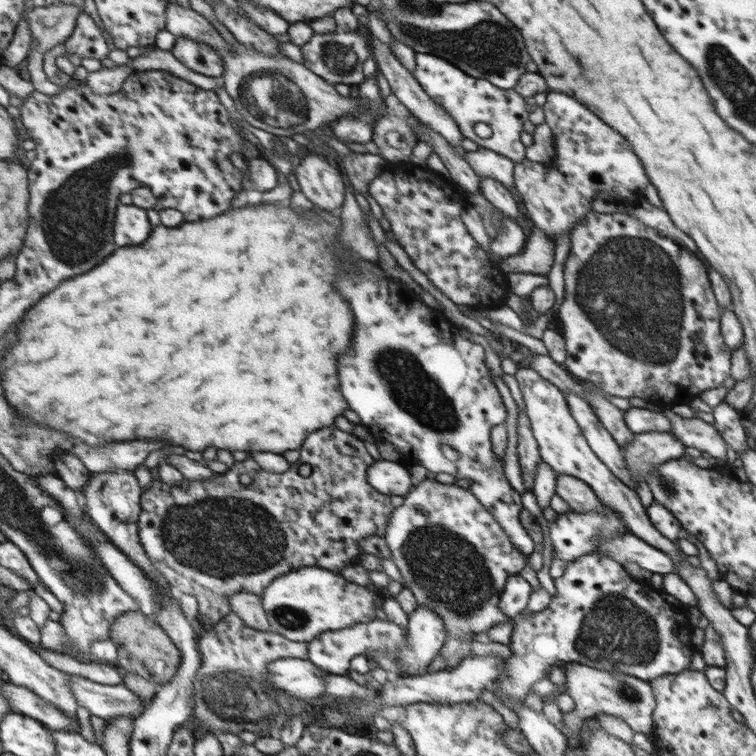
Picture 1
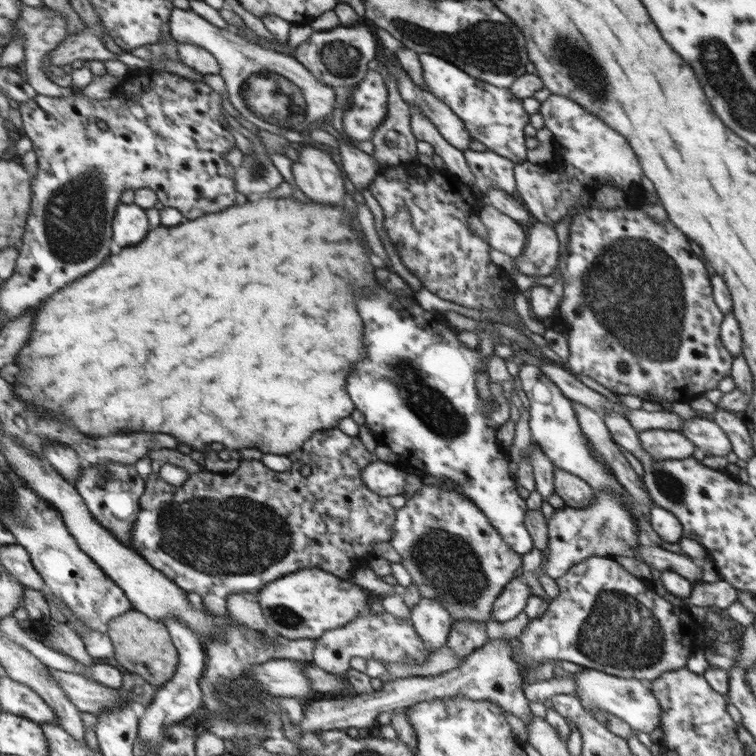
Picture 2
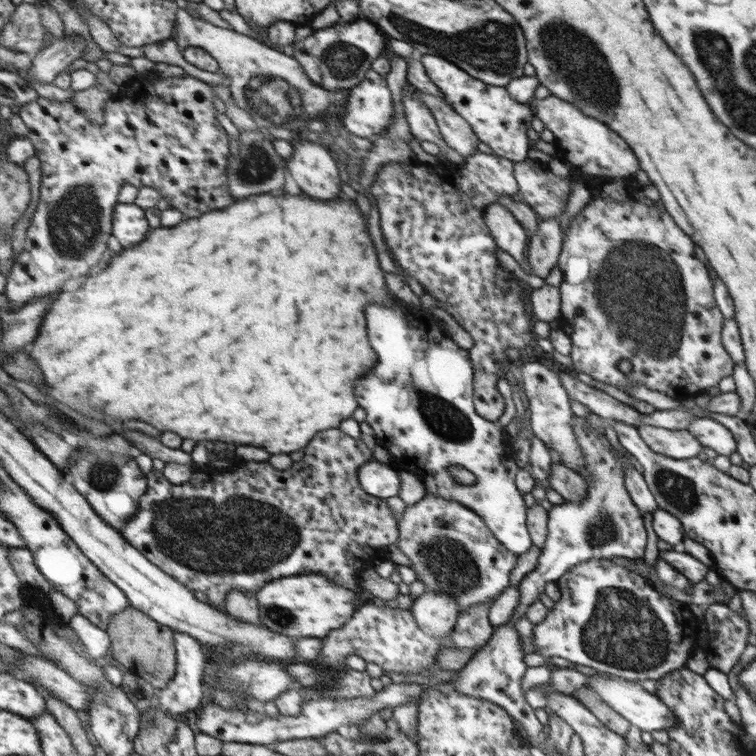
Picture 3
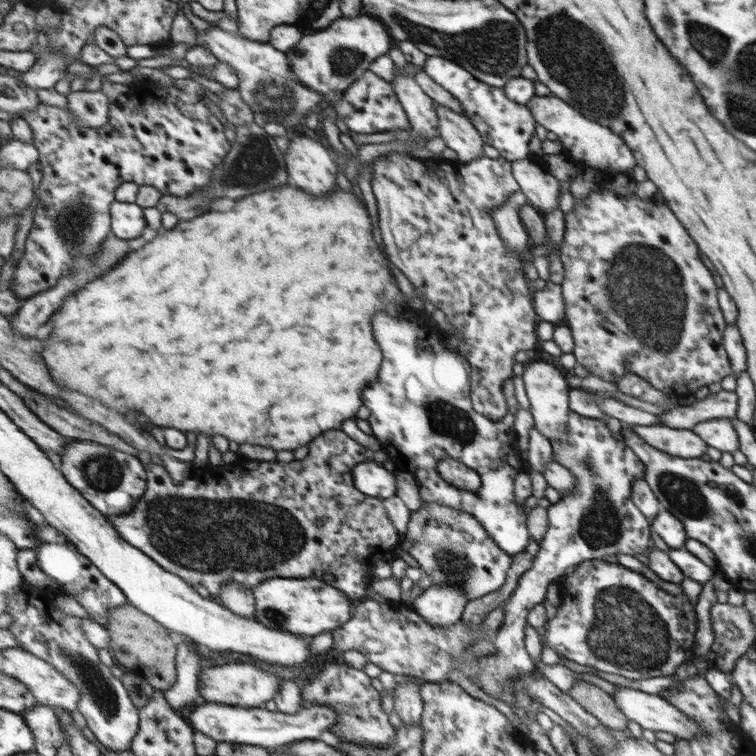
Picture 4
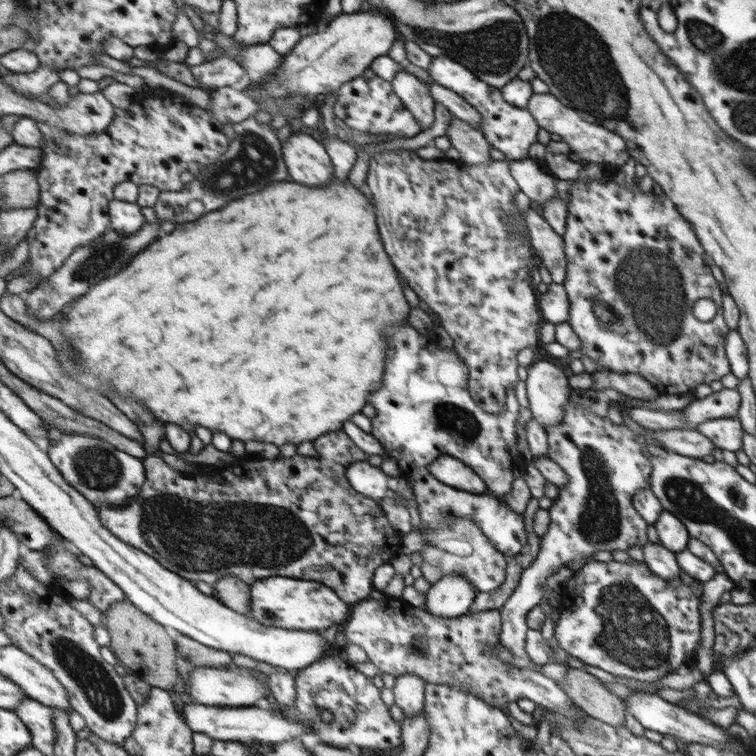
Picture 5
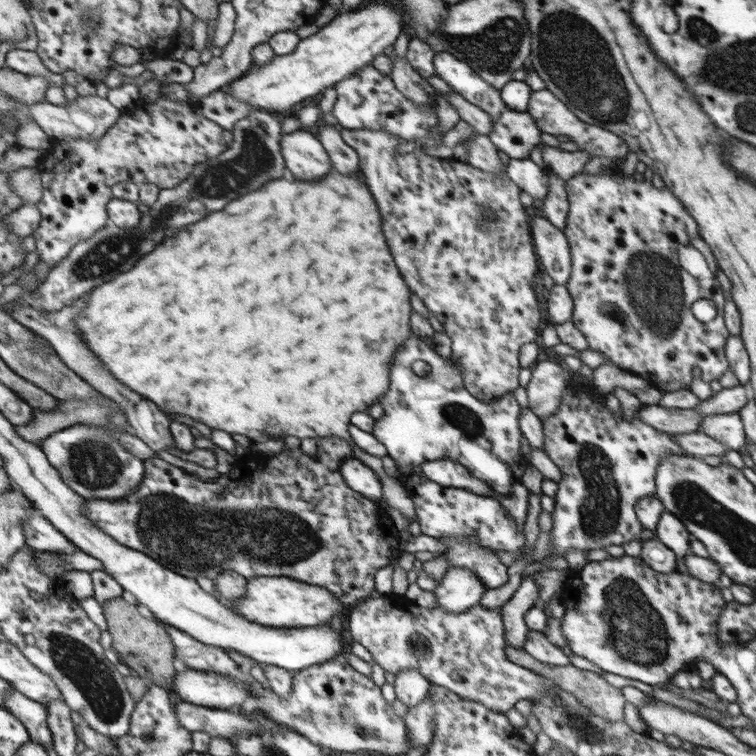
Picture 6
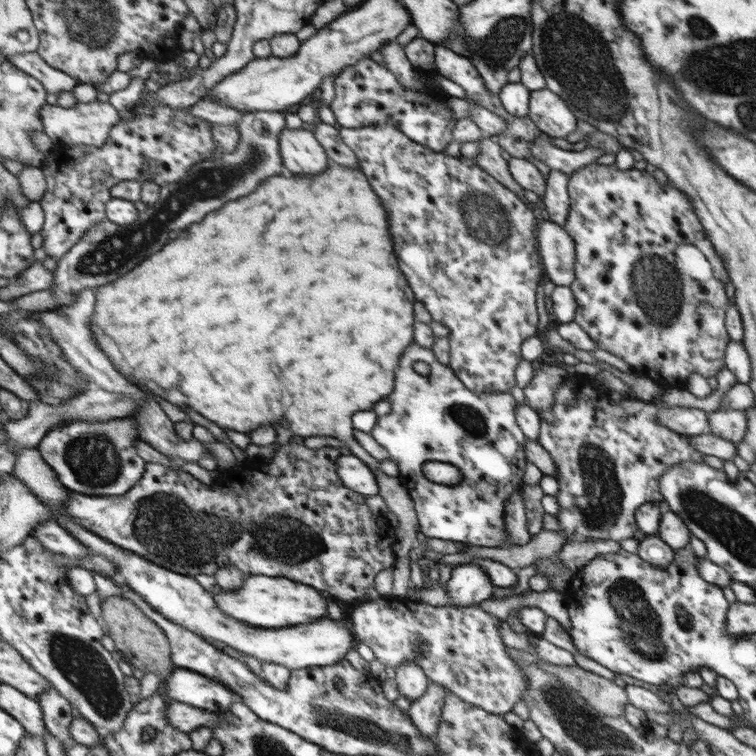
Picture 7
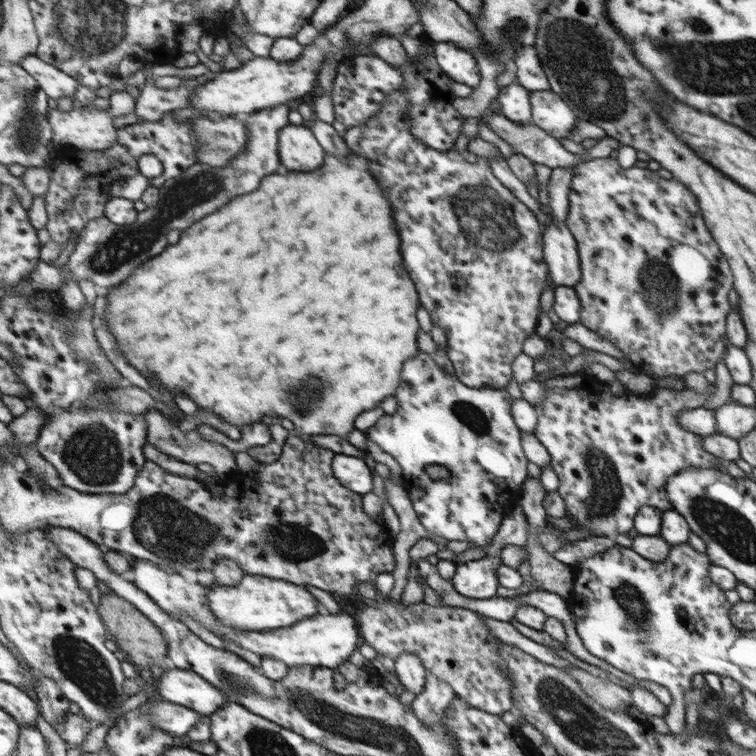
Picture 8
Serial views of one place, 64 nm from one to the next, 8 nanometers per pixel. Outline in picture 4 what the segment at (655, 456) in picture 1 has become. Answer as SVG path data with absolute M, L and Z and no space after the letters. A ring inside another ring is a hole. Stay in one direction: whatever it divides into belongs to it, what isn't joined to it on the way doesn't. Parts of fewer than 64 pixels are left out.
M626 423L623 426L634 431L636 435L640 436L640 438L642 438L646 443L649 443L650 446L656 448L656 450L666 452L666 454L676 456L676 458L700 458L700 456L706 452L706 448L708 448L708 444L706 444L698 434L694 434L692 430L674 429L673 427L660 425L628 426Z

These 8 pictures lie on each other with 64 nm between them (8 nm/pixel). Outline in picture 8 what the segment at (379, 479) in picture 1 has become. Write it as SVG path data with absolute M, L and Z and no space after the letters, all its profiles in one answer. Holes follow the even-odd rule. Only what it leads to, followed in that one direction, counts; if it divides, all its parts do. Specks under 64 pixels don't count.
M336 454L332 460L332 472L345 488L357 494L372 492L372 474L362 458Z

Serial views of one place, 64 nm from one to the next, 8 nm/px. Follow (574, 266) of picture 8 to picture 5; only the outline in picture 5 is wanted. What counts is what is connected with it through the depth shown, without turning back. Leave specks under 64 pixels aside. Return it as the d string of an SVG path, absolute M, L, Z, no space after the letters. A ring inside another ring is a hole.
M529 208L524 214L531 241L537 249L541 264L550 271L553 282L562 285L567 280L568 273L564 236L559 235L551 224L533 209Z

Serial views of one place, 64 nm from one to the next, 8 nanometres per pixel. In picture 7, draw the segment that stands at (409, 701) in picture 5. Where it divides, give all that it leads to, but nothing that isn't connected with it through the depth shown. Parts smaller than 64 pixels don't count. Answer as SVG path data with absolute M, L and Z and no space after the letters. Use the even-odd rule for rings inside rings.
M412 660L400 663L395 668L395 673L401 696L410 702L418 700L424 694L430 681L418 663Z

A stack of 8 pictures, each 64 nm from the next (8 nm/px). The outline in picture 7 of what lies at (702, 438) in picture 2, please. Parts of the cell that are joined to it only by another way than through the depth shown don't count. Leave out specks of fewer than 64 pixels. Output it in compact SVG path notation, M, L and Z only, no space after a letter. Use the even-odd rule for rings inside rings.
M740 409L710 411L708 424L710 424L711 434L720 436L738 447L744 439L748 418L746 418L746 411Z

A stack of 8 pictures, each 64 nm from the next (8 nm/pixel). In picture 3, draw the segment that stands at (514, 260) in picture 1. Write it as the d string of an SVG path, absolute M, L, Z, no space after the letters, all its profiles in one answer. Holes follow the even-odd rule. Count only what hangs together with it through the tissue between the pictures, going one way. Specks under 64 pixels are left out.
M559 218L540 220L539 230L530 234L527 261L533 274L545 279L558 264L563 245Z

